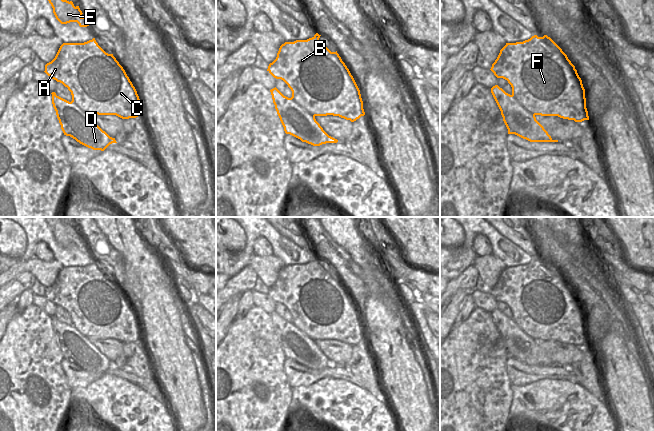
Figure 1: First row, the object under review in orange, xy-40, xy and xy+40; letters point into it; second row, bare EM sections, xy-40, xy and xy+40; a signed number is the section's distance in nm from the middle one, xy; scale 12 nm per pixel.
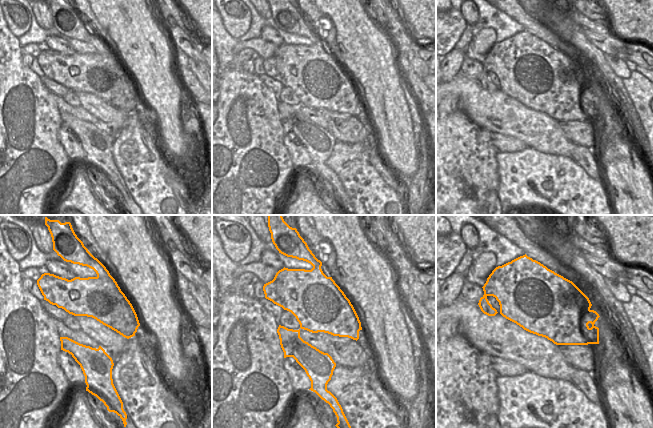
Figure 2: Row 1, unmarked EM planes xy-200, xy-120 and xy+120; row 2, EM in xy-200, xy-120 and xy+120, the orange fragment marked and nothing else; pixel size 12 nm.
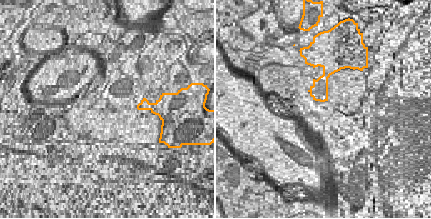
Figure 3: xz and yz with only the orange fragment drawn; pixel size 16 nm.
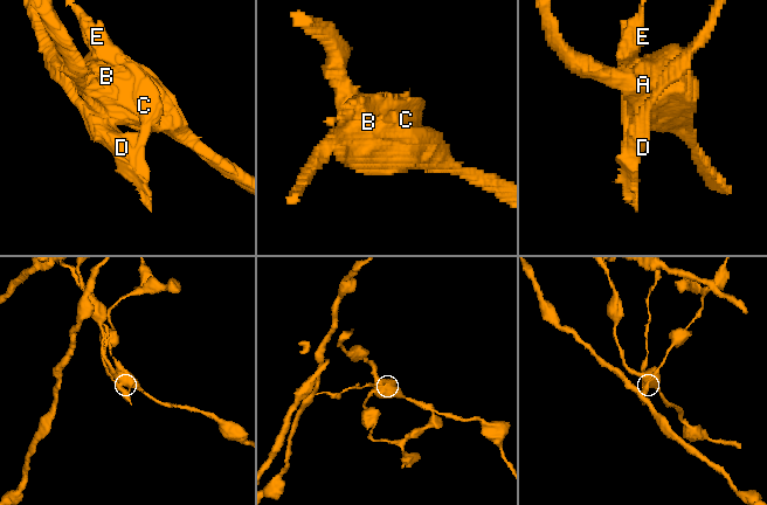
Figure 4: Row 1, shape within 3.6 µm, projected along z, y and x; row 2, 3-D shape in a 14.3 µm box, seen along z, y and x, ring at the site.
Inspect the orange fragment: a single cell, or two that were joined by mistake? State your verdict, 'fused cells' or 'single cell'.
fused cells

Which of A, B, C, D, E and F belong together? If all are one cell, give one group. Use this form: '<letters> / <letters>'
A B C E F / D

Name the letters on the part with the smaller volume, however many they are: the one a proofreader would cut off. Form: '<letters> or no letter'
D

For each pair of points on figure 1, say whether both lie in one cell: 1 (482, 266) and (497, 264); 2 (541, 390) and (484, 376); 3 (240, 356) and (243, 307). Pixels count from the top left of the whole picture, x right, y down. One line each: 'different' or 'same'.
1: same
2: different
3: different

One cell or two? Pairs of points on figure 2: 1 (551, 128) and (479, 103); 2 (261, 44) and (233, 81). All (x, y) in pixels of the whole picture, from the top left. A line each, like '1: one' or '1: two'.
1: one
2: two

